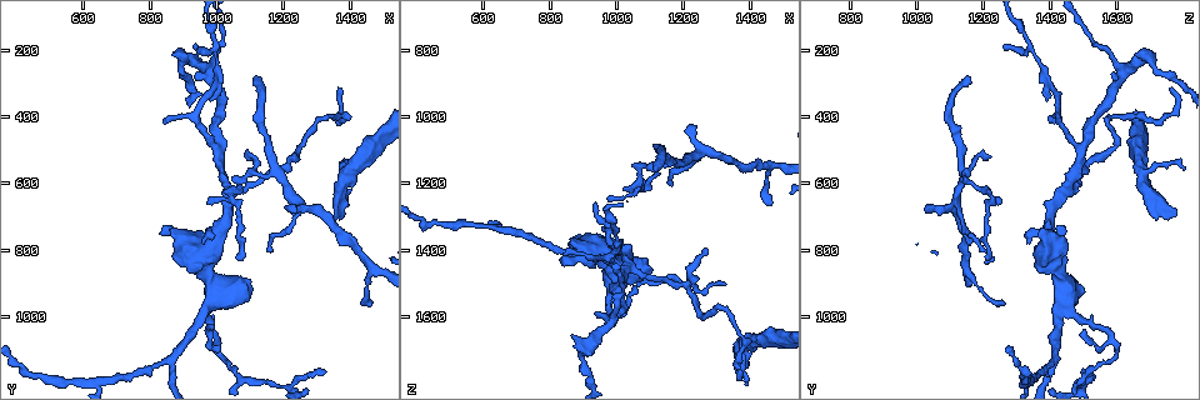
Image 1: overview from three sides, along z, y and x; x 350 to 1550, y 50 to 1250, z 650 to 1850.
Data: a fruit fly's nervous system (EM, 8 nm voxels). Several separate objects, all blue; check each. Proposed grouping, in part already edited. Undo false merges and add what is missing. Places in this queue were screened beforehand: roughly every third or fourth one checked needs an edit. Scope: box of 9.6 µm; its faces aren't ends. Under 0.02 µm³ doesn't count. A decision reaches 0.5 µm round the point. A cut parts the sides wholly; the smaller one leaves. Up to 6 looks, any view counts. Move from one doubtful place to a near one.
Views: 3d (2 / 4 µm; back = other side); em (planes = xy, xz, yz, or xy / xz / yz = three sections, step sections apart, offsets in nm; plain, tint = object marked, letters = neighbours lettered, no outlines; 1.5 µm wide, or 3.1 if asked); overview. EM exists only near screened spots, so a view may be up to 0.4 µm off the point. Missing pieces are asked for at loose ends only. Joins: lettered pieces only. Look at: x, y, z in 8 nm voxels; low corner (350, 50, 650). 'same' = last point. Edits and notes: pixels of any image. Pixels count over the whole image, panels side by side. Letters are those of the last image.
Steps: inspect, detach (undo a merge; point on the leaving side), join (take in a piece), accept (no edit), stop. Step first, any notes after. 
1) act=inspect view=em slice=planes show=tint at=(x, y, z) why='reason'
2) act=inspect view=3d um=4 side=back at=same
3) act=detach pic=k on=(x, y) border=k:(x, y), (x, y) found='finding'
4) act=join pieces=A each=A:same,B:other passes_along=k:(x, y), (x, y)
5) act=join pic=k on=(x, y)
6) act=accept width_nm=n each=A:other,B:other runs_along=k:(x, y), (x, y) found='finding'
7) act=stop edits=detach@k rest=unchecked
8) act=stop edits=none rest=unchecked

act=inspect view=3d um=4 at=(1370, 690, 1790) why='branch stops here'

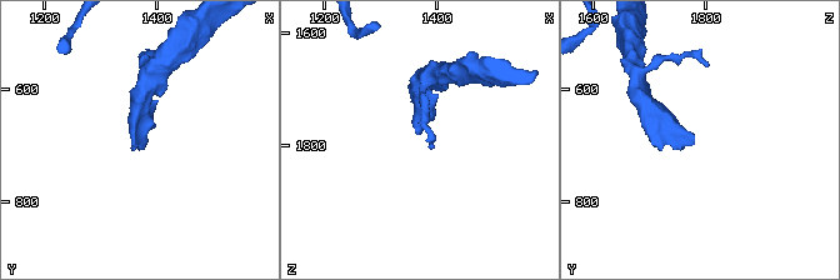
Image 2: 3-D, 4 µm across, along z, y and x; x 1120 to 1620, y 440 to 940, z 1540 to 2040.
act=inspect view=em slice=yz step=8 show=letters at=(1365, 685, 1780)

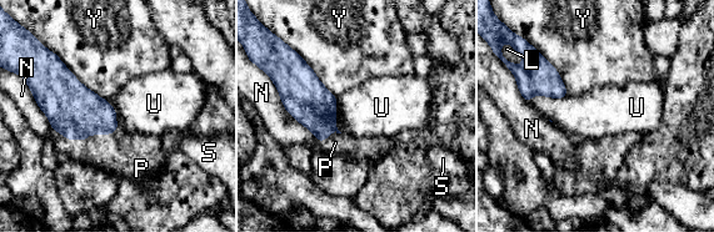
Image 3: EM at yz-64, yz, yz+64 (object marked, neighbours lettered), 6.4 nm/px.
act=inspect view=em slice=planes show=letters at=same why='another direction'

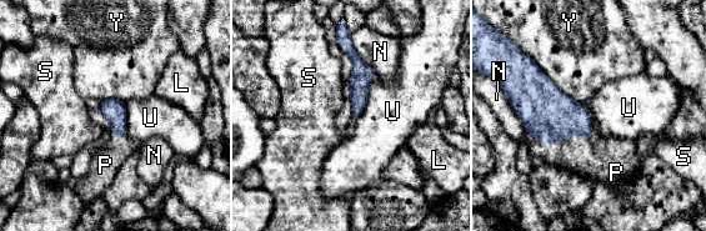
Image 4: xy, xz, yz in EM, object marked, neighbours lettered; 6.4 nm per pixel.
act=join pieces=P each=L:other,N:other,P:same,S:other,U:other,Y:other passes_along=4:(549, 114), (564, 137), (562, 155) found='the cell continues'

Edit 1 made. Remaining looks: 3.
act=inspect view=overview

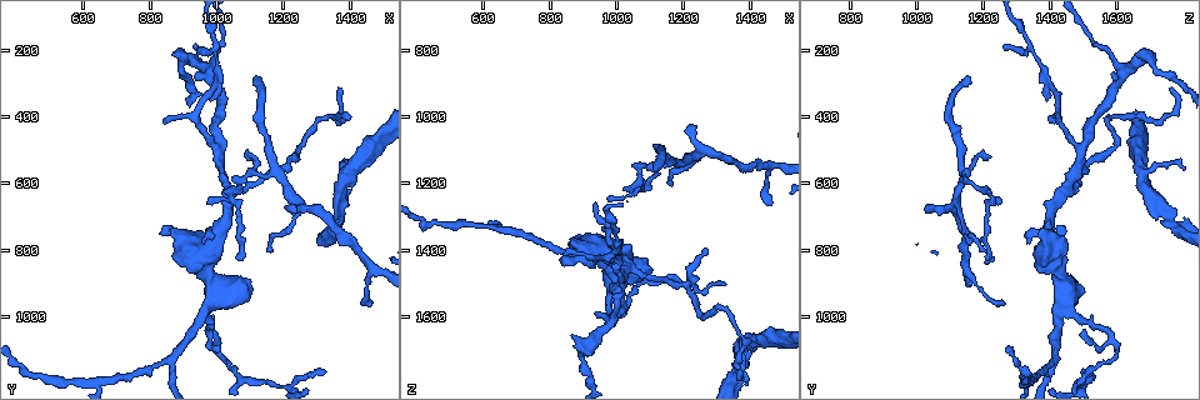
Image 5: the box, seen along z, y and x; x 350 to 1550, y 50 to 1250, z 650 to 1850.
act=inspect view=em slice=planes show=letters at=(1260, 490, 1600) why='abrupt turn'

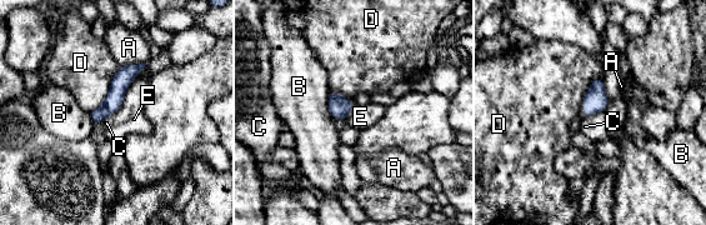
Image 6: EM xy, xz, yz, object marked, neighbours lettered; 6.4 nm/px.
act=accept width_nm=110 each=A:other,B:other,C:other,D:other,E:other runs_along=6:(138, 68), (95, 119) found='continuous, no second cell'

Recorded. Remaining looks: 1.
act=inspect view=em slice=planes show=letters at=(980, 280, 1610)

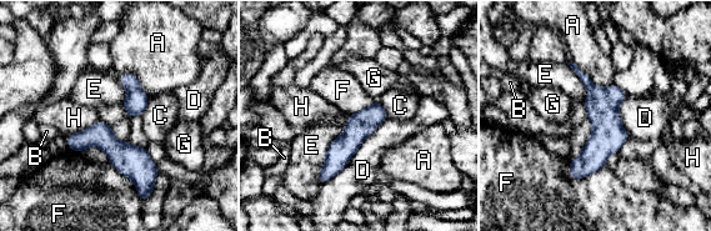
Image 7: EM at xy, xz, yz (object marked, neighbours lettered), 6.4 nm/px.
act=accept each=A:other,B:other,C:other,D:other,E:other,F:other,G:other,H:other found='one cell here'

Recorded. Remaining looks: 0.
act=stop edits=join@4 rest=unchecked

